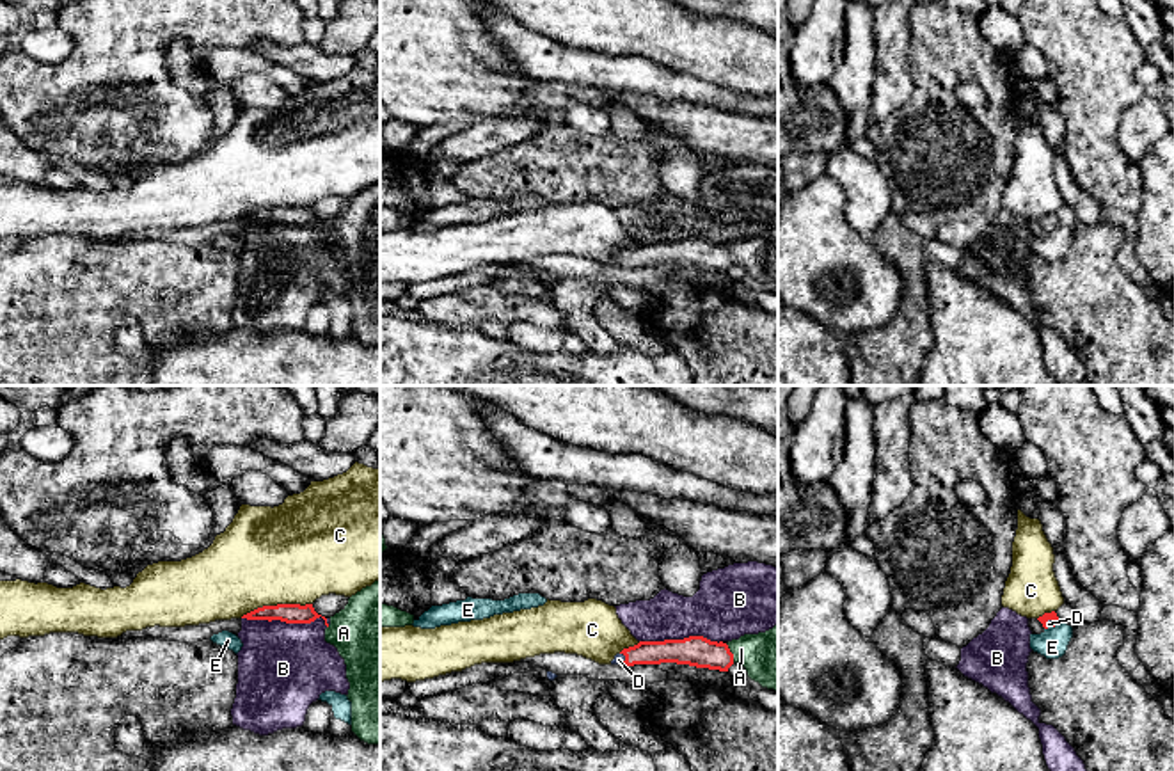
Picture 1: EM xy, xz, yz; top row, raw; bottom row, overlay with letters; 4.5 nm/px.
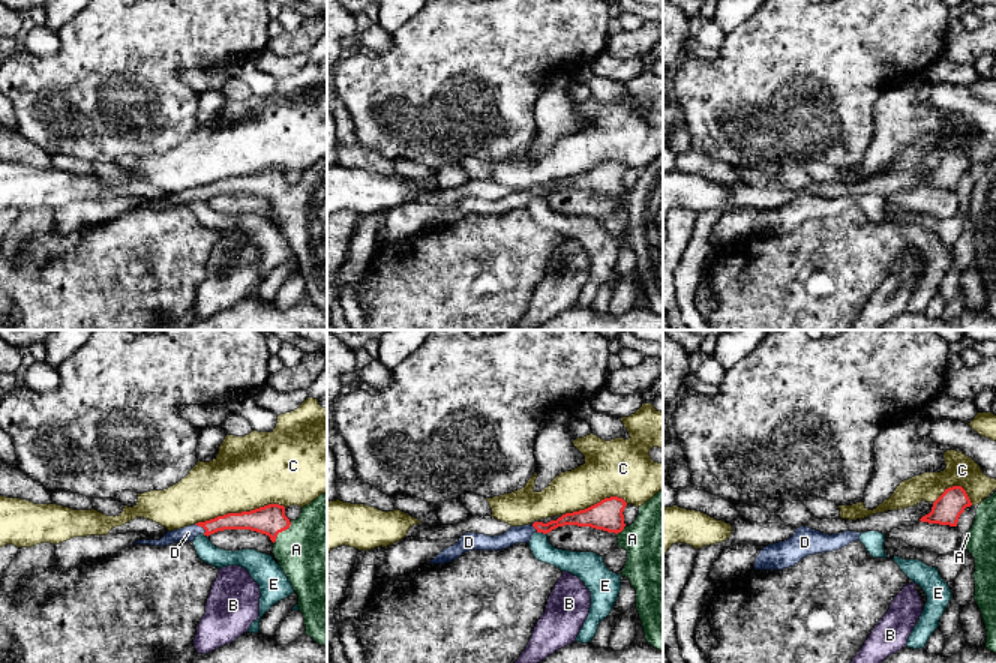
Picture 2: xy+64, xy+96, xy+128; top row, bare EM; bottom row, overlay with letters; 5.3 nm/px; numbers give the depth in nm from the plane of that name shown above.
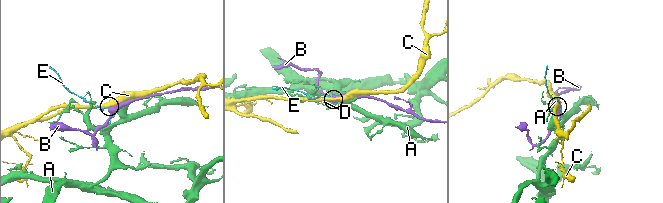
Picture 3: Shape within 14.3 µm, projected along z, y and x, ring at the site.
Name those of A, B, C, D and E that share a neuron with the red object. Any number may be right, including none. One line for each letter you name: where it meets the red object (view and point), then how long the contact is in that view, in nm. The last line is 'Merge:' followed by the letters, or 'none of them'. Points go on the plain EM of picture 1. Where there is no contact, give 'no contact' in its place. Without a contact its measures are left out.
A: meets red in xz at (730, 254); contact 100 nm long
D: meets red in yz at (1045, 226); contact 50 nm long
Merge: A, D

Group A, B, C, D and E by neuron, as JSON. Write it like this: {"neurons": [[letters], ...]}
{"neurons": [["A", "D"], ["B"], ["C"], ["E"]]}

